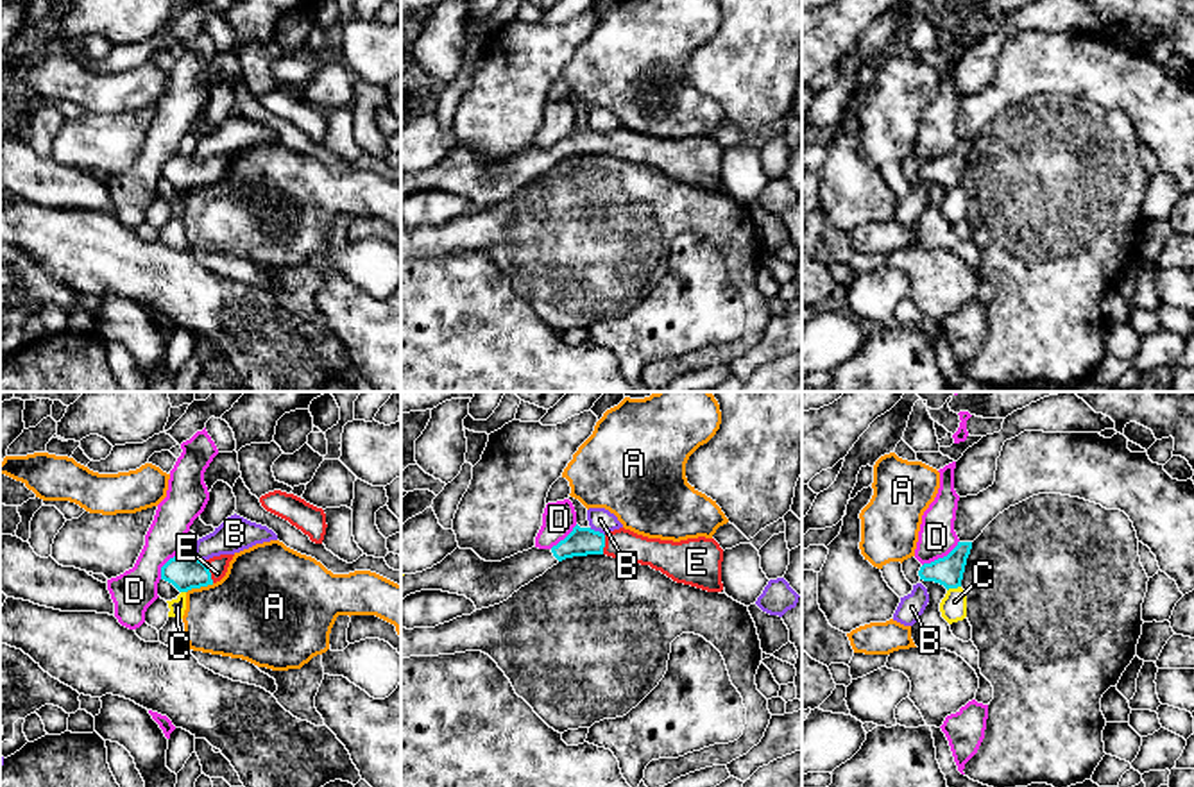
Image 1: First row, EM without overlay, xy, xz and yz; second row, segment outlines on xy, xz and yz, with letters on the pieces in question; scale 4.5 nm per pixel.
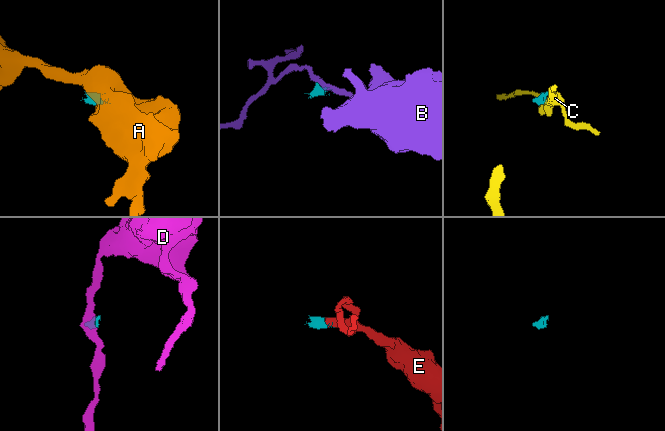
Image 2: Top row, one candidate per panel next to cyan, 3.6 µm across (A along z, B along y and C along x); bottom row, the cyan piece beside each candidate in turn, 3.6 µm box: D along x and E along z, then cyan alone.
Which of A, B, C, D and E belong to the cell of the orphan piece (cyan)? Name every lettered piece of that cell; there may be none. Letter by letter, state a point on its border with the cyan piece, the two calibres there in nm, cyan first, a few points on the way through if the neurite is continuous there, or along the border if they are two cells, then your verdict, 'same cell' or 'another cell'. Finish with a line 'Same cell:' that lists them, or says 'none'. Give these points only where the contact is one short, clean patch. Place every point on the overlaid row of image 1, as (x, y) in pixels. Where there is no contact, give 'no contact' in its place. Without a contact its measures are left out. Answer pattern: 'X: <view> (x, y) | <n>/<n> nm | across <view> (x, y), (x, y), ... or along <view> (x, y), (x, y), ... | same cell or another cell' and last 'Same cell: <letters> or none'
A: xy (199, 587) | 160/400 nm | along xy (213, 583), (192, 587), (187, 592) | another cell
B: xz (596, 532) | 130/110 nm | along xz (589, 528), (604, 535) | another cell
C: yz (953, 587) | 140/120 nm | along yz (960, 585), (947, 591) | another cell
D: yz (940, 558) | 140/170 nm | along yz (958, 541), (946, 555), (922, 566) | another cell
E: xy (210, 573) | 160/90 nm | across xy (185, 573), (210, 573), (217, 566) | same cell
Same cell: E

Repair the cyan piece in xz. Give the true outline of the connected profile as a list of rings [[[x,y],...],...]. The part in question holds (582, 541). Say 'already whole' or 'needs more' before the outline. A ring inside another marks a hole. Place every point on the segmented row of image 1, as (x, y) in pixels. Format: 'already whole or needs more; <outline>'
needs more; [[[580,528],[551,549],[532,547],[501,562],[485,562],[473,549],[456,547],[440,563],[401,578],[401,599],[421,590],[465,596],[476,610],[499,605],[521,587],[573,556],[607,554],[661,571],[677,583],[721,592],[723,549],[714,538],[680,542],[648,538],[619,528],[607,535]]]

